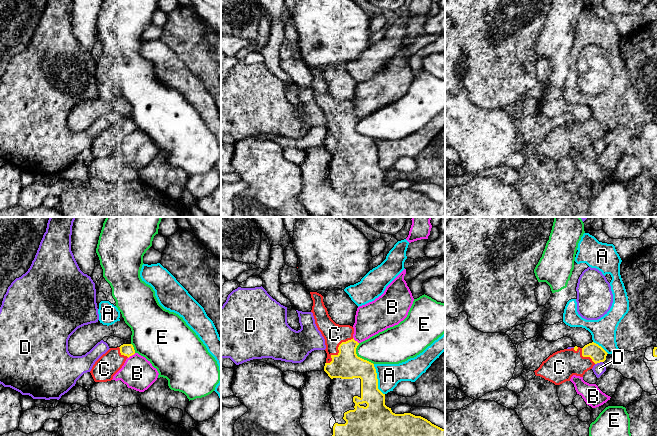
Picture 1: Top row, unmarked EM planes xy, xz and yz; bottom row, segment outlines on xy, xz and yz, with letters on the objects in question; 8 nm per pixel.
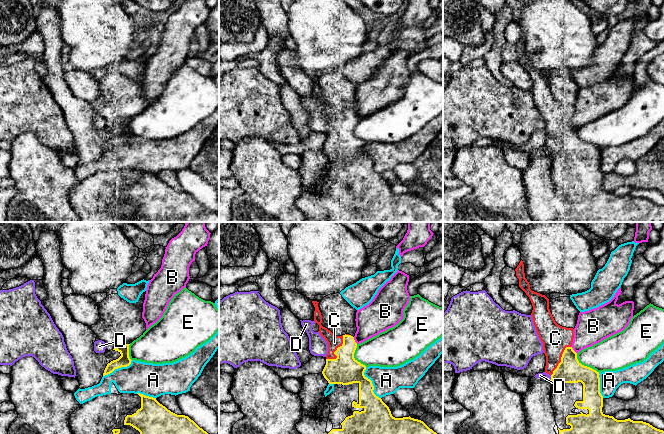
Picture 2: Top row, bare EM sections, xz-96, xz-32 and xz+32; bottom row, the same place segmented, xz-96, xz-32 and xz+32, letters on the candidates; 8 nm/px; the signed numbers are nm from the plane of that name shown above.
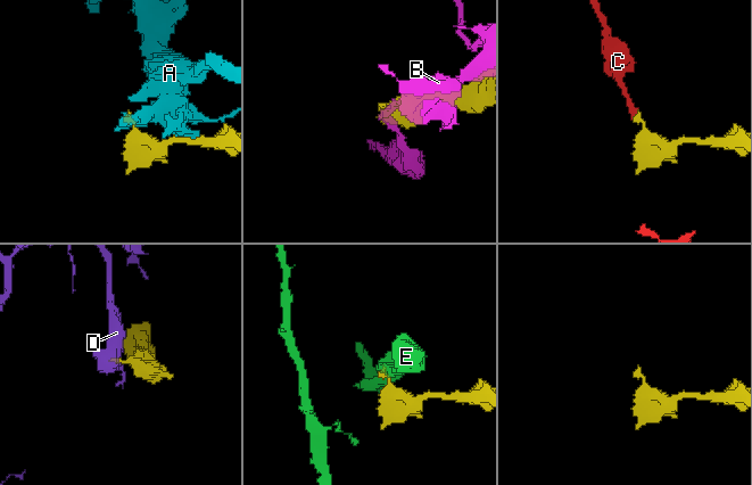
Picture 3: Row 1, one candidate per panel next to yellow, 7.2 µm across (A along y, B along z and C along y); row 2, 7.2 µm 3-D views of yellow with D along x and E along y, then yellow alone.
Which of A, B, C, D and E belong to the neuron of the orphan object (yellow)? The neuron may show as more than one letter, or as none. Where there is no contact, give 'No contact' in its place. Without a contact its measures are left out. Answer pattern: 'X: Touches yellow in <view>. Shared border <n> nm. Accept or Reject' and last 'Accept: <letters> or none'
A: Touches yellow in xz. Shared border 260 nm. Reject
B: Touches yellow in xy. Shared border 80 nm. Reject
C: Touches yellow in xz. Shared border 300 nm. Accept
D: Touches yellow in yz. Shared border 70 nm. Reject
E: Touches yellow in xz. Shared border 220 nm. Reject
Accept: C

